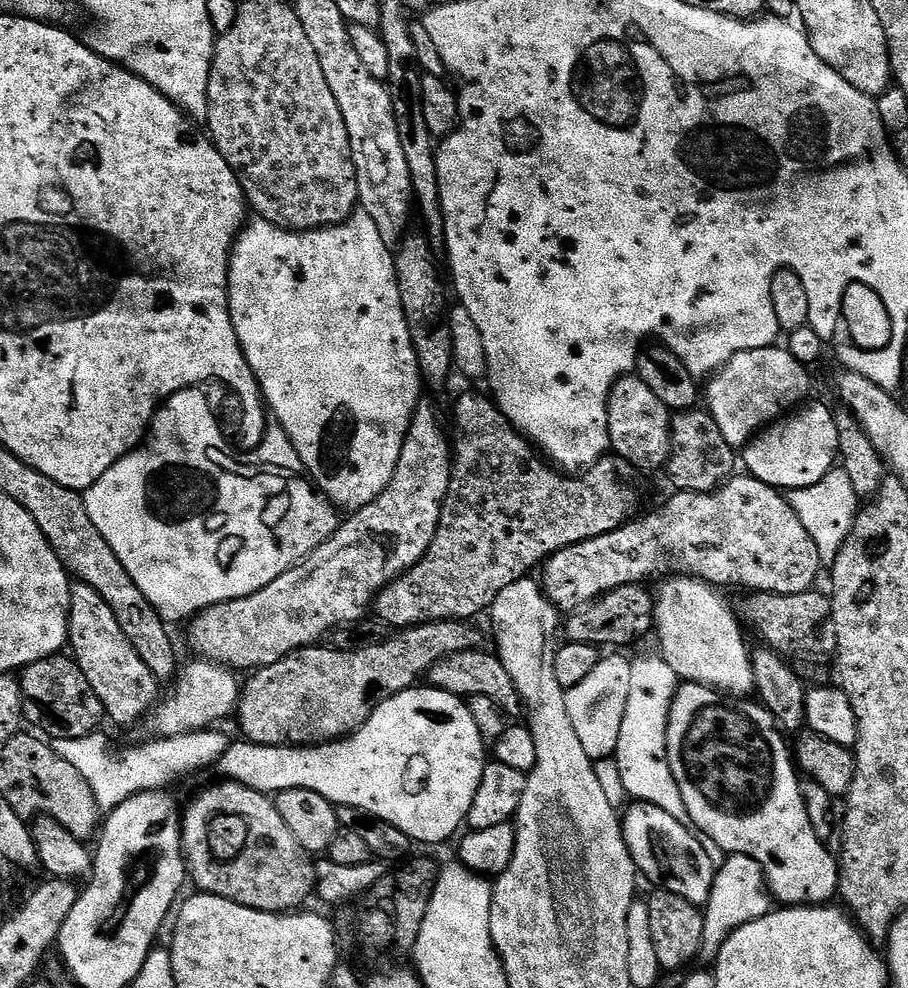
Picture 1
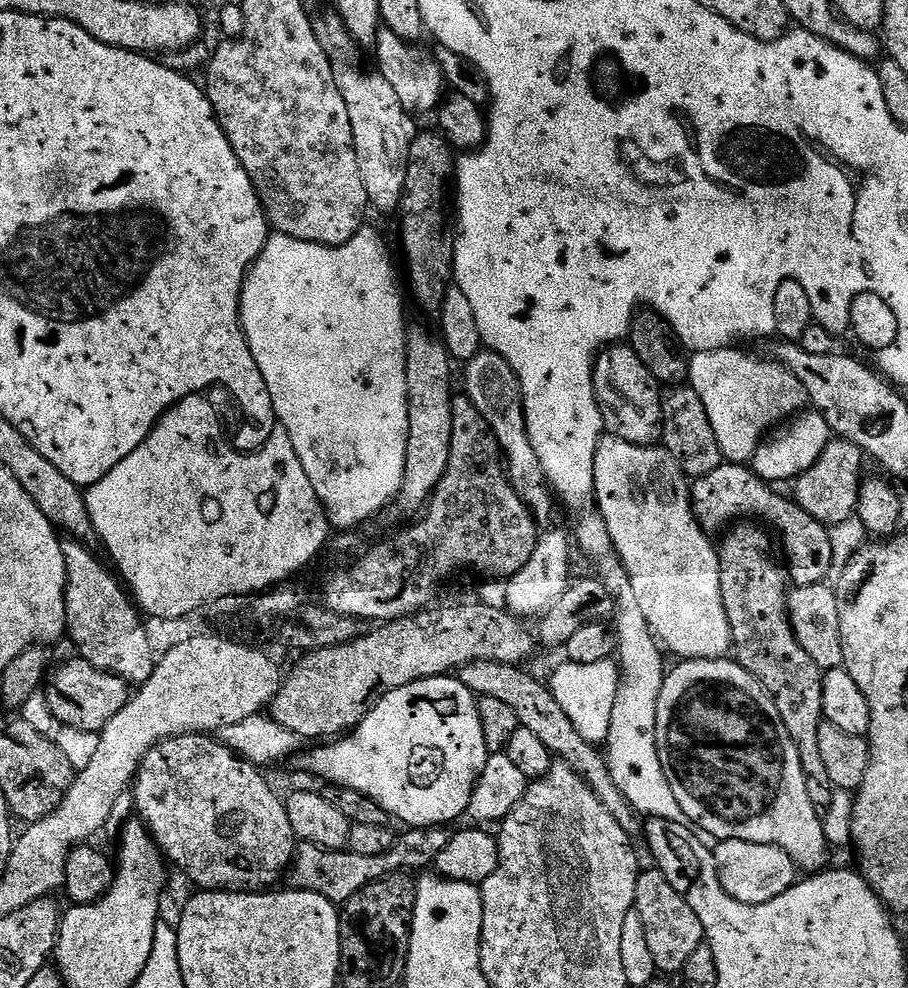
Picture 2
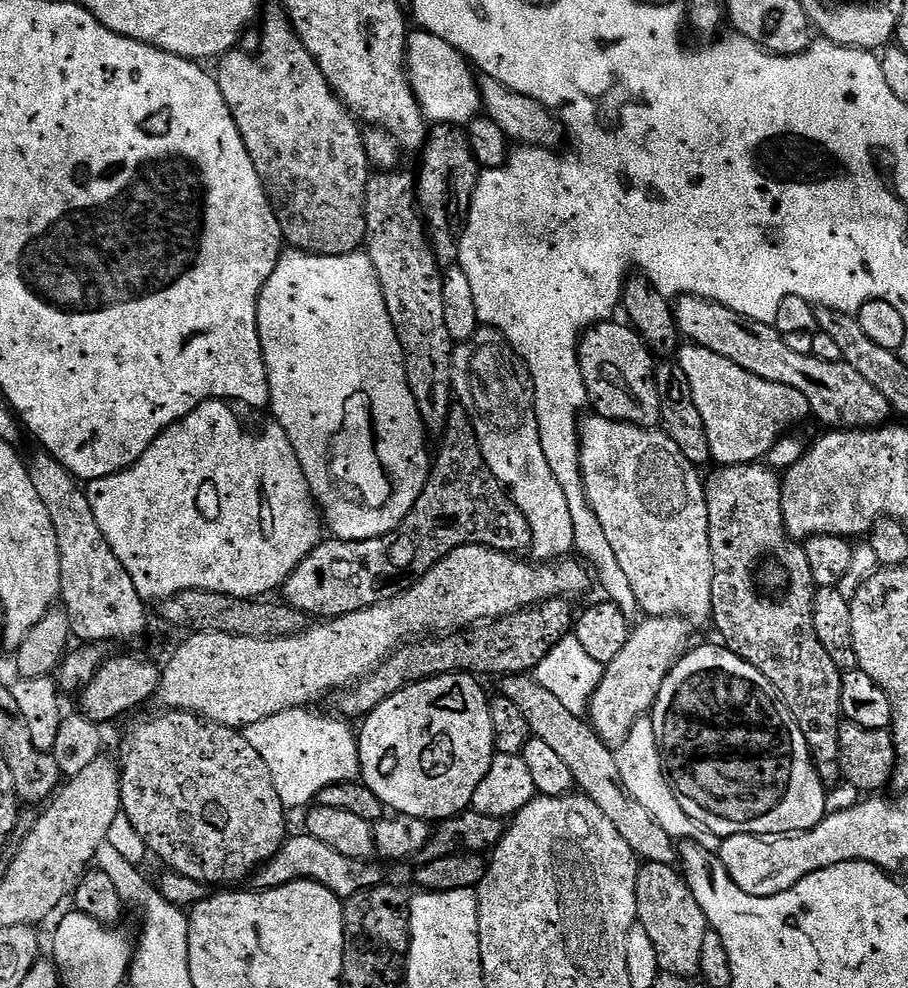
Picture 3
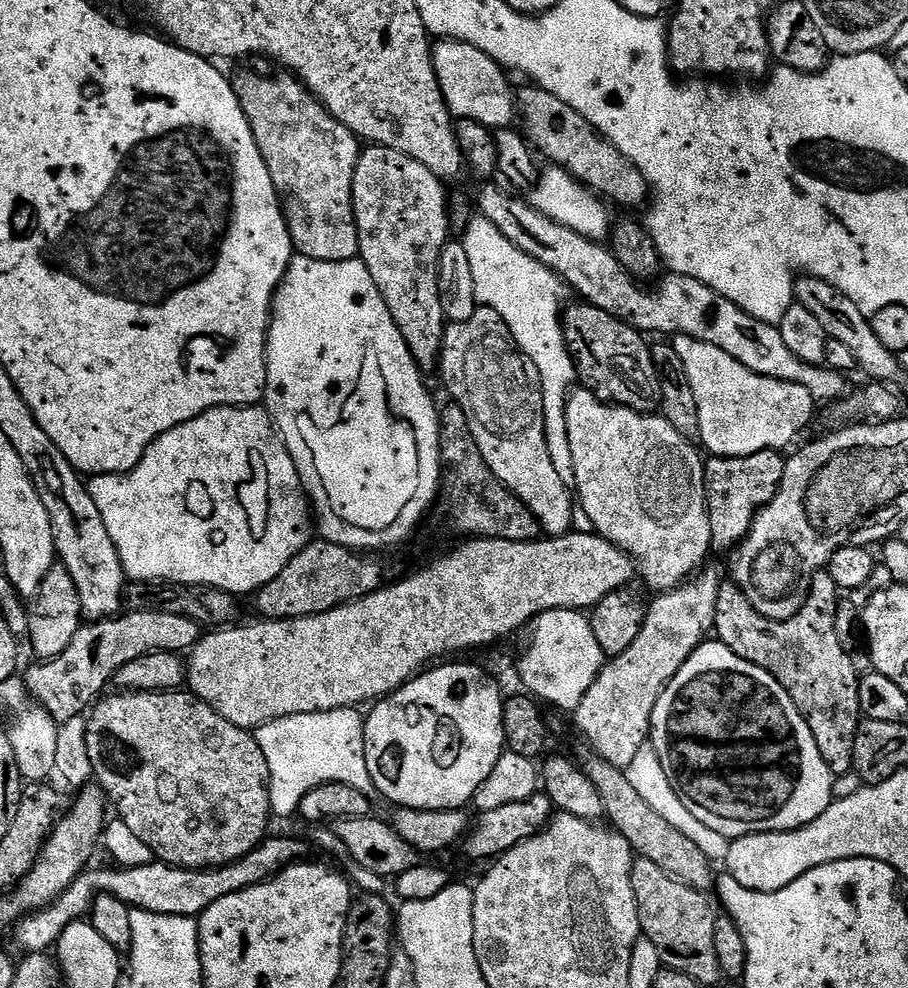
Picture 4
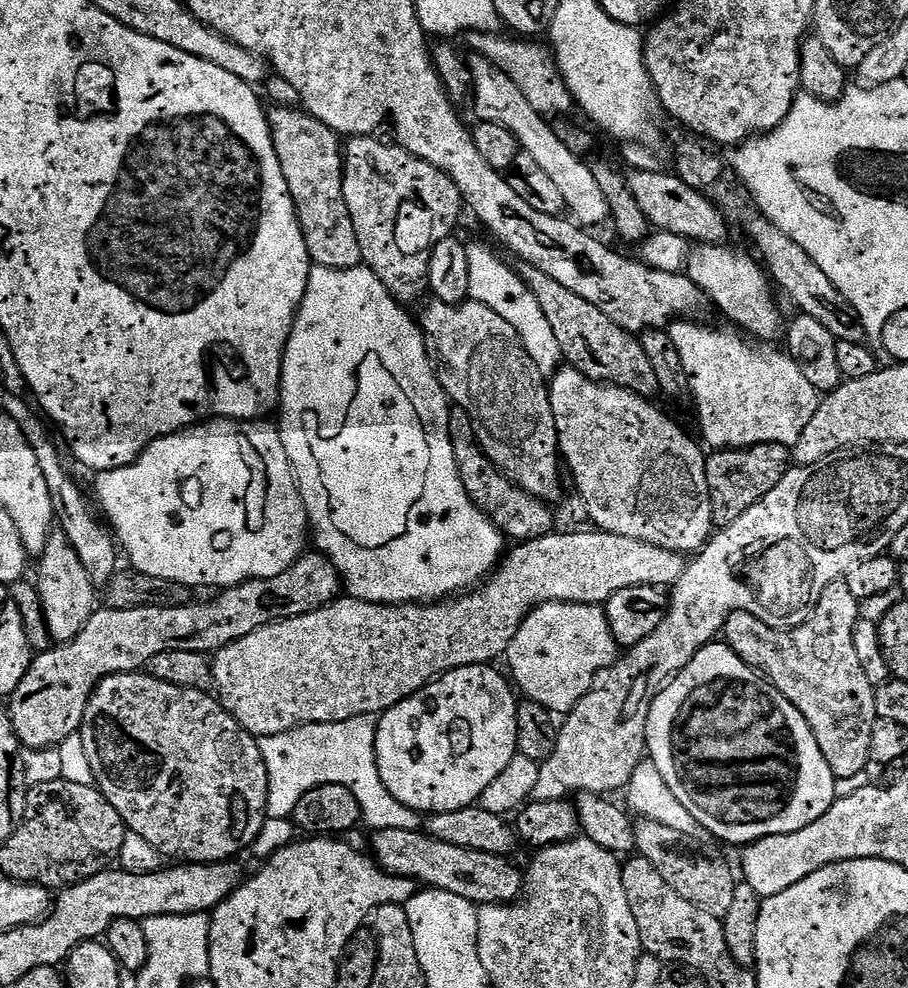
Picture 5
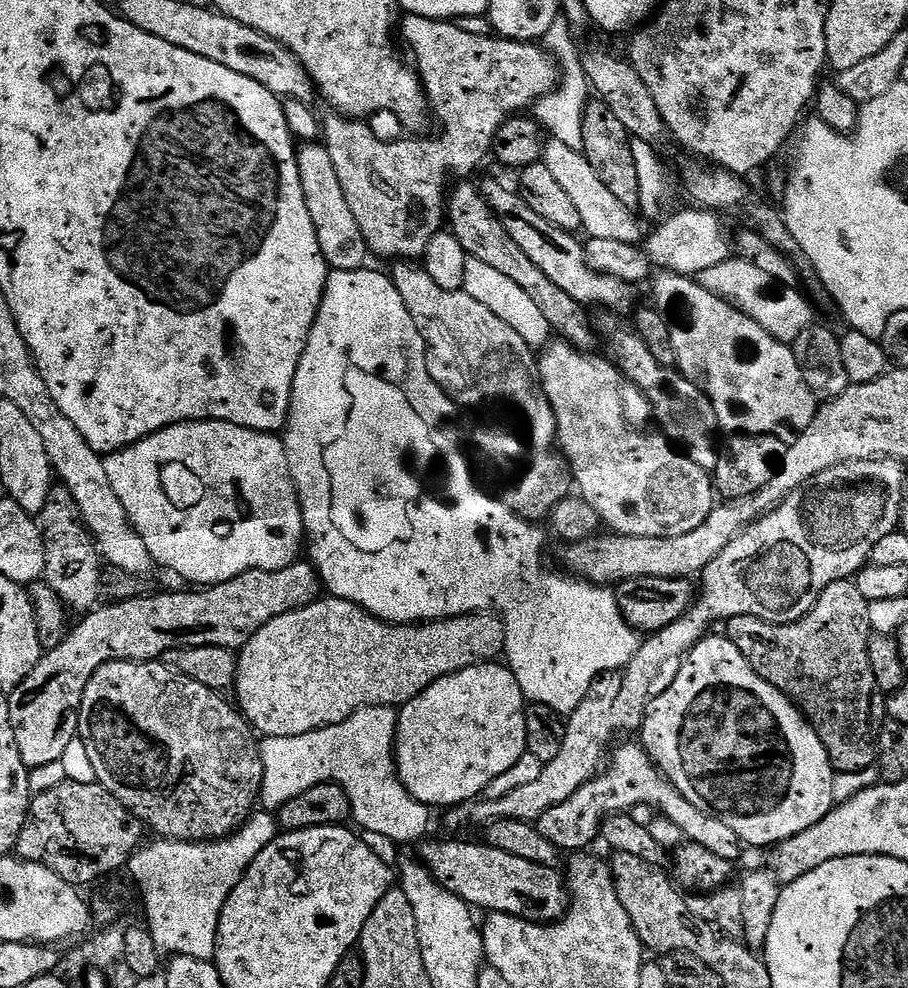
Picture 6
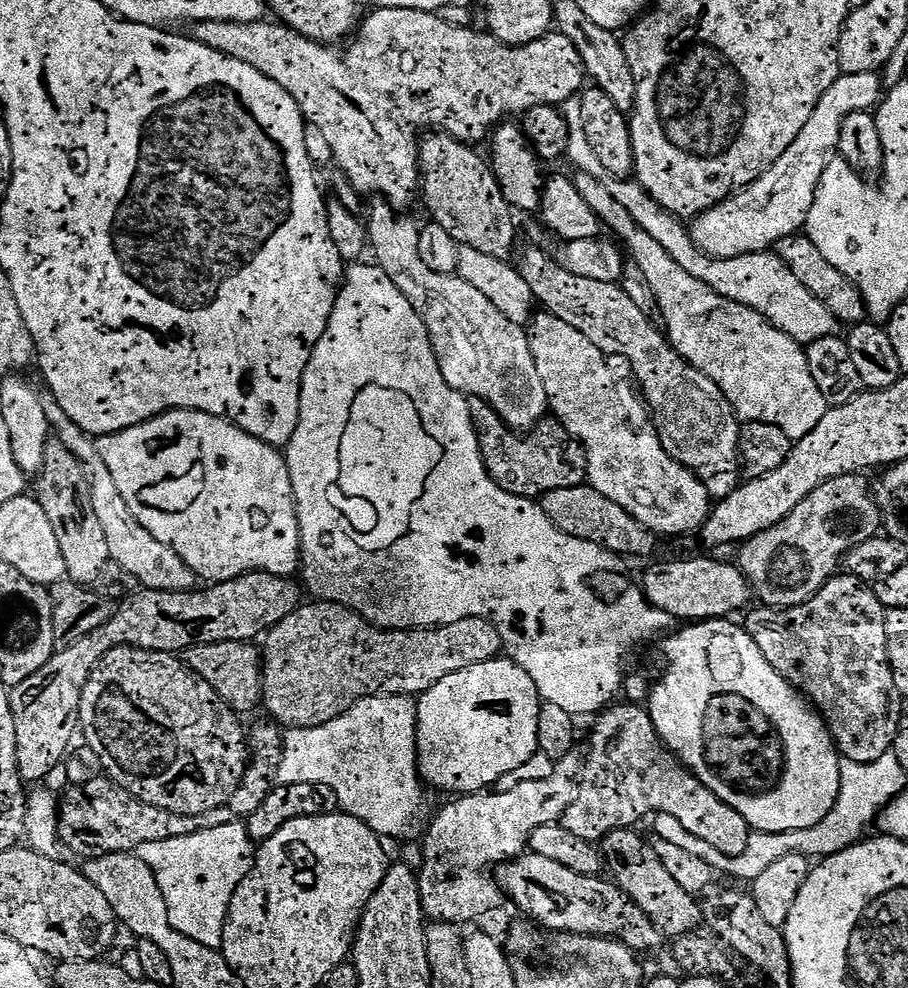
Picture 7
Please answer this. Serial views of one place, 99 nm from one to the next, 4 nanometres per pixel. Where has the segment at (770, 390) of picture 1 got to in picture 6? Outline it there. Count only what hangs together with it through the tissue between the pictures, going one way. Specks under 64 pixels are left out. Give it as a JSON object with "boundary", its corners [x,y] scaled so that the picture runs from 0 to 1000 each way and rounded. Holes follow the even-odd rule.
{"boundary":[[[727,273],[717,280],[721,311],[730,316],[738,330],[738,346],[742,346],[743,371],[756,384],[768,389],[785,408],[792,432],[802,439],[844,439],[867,442],[867,437],[879,439],[892,431],[899,421],[901,402],[888,391],[883,374],[871,351],[854,344],[830,324],[787,300],[770,287],[767,281],[749,279],[746,275]]]}

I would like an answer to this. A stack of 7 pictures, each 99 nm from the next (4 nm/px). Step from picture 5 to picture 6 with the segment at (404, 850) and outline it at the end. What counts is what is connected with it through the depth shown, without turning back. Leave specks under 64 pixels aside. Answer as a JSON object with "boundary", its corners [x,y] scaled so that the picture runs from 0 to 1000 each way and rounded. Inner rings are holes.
{"boundary":[[[476,850],[461,855],[461,873],[496,905],[509,909],[521,920],[534,919],[534,924],[552,923],[558,927],[574,927],[589,935],[611,934],[622,926],[628,914],[628,904],[620,886],[611,879],[579,872],[567,864],[557,864],[535,852],[523,854],[520,850]]]}

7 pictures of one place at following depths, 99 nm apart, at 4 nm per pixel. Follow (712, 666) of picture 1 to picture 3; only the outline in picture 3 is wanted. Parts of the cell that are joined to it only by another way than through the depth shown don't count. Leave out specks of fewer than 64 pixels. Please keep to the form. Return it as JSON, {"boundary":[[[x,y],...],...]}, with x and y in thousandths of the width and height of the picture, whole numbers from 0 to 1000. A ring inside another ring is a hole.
{"boundary":[[[648,419],[639,427],[639,479],[643,485],[643,499],[648,511],[654,516],[659,528],[663,530],[663,537],[667,540],[667,549],[672,549],[681,573],[685,573],[685,581],[698,596],[698,605],[703,605],[705,619],[718,626],[748,626],[759,633],[780,632],[784,626],[784,586],[786,585],[786,569],[782,561],[782,540],[780,539],[780,517],[775,503],[775,486],[770,482],[768,471],[762,470],[742,451],[737,441],[727,435],[699,433],[697,429],[683,429],[680,425],[669,425],[665,421]]]}

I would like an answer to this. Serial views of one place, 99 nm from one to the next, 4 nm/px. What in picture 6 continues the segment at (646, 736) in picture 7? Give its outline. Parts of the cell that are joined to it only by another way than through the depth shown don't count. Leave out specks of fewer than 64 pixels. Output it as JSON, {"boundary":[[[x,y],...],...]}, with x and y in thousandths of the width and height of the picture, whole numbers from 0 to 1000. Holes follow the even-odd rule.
{"boundary":[[[680,752],[673,758],[667,769],[667,776],[657,781],[645,796],[632,800],[623,812],[615,812],[615,816],[606,816],[589,831],[590,839],[601,847],[605,852],[617,859],[621,864],[639,864],[652,853],[657,852],[662,845],[665,832],[673,826],[695,823],[696,818],[722,818],[726,825],[732,826],[742,832],[751,844],[761,853],[782,860],[782,864],[791,864],[791,868],[814,871],[817,865],[817,852],[800,832],[795,832],[782,822],[769,820],[764,812],[760,812],[749,801],[731,786],[727,776],[714,766],[708,753]],[[680,756],[680,757],[678,757]],[[670,777],[670,778],[669,778]]]}

